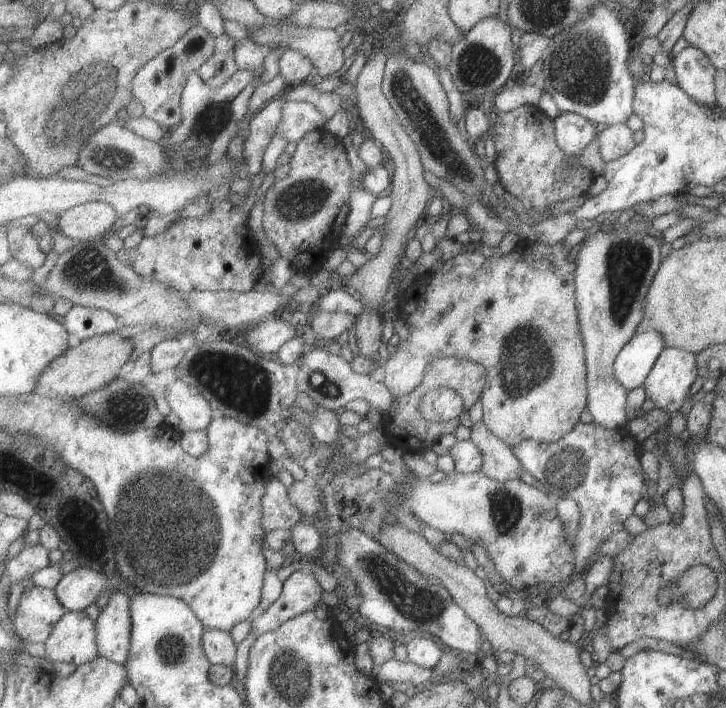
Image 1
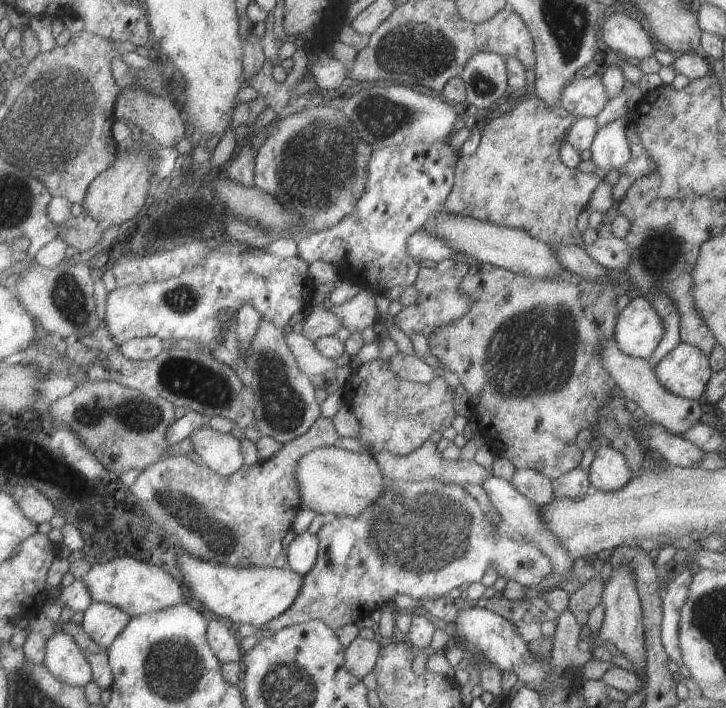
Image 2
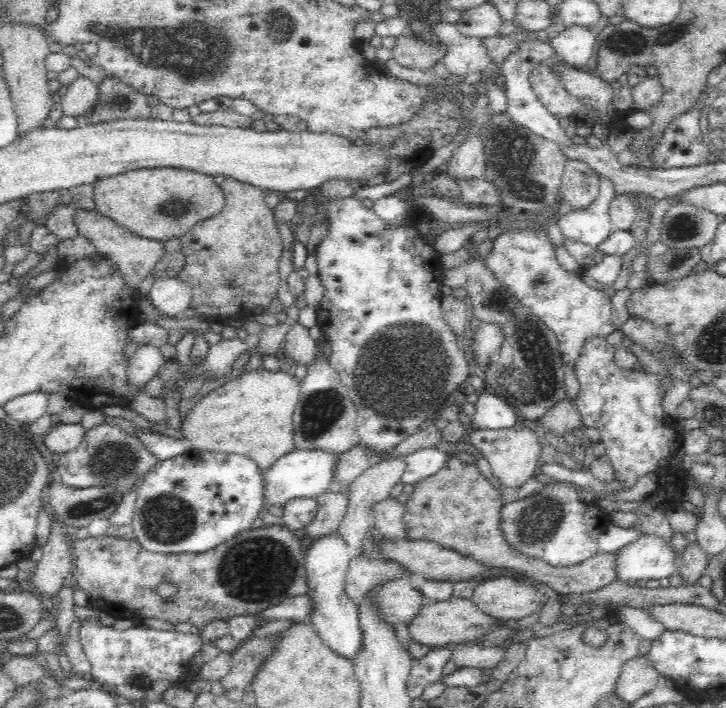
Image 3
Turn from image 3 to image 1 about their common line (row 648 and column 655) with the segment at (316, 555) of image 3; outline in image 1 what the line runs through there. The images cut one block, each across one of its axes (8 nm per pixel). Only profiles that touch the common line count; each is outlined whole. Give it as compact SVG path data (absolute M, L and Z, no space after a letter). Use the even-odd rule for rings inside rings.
M658 331L636 332L616 357L616 380L628 392L642 386L664 347L663 336Z

